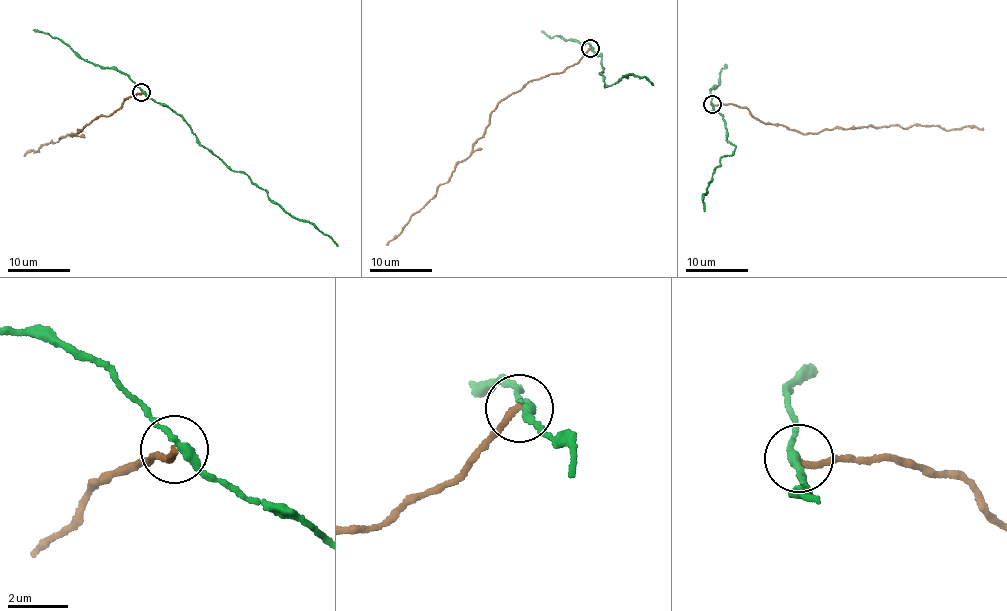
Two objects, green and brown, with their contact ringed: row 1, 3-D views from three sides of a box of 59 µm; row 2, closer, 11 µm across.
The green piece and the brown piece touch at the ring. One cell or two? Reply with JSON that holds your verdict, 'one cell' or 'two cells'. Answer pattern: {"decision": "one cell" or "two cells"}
{"decision": "two cells"}

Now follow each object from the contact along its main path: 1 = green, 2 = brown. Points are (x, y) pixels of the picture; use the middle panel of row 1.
1: (591, 48), (601, 57), (604, 69), (600, 72), (605, 87), (632, 73), (647, 77), (653, 84)
2: (591, 48), (566, 69), (529, 80), (499, 103), (468, 157), (459, 162), (435, 194), (386, 245)

